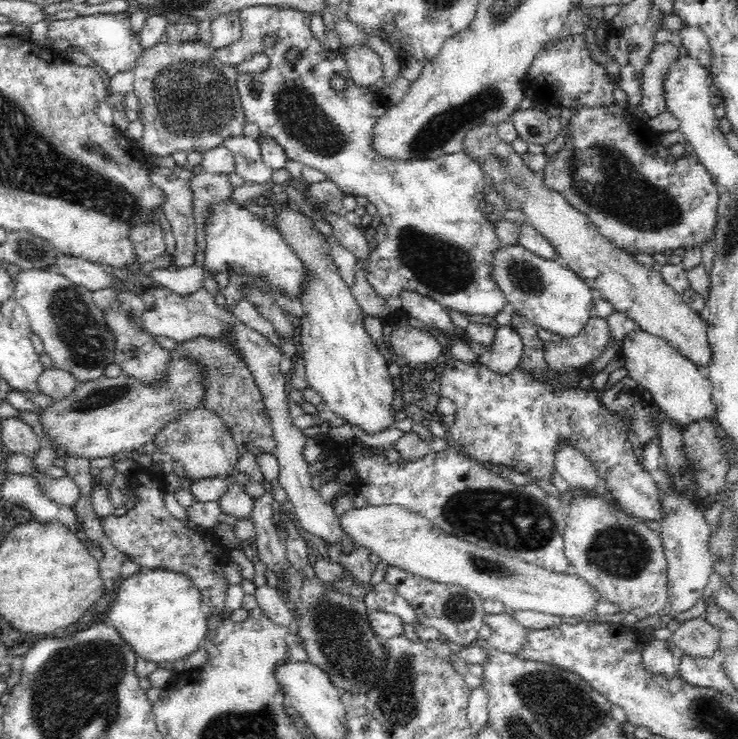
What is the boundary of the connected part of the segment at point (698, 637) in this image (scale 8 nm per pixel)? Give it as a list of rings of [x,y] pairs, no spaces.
[[[705,616],[685,620],[669,639],[684,655],[712,658],[718,652],[722,631]]]

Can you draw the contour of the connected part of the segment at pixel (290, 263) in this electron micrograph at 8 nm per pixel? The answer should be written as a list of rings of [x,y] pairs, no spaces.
[[[214,202],[210,210],[206,210],[205,233],[206,251],[204,268],[212,277],[219,273],[241,272],[242,275],[266,279],[270,286],[278,291],[284,290],[290,298],[299,299],[303,294],[302,285],[307,278],[307,267],[299,261],[297,254],[283,241],[273,226],[254,217],[245,206],[230,202]]]

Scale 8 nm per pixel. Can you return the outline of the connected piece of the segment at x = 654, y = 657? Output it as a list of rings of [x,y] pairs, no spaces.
[[[648,639],[642,654],[642,666],[652,674],[664,674],[666,678],[674,678],[679,672],[680,658],[676,658],[668,649],[668,641]]]

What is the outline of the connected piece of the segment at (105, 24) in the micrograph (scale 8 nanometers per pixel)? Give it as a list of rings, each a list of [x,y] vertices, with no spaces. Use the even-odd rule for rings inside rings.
[[[124,12],[82,16],[82,18],[74,18],[74,20],[56,20],[56,22],[49,23],[47,28],[50,41],[68,38],[72,42],[72,47],[82,48],[109,78],[122,71],[130,71],[133,74],[137,60],[145,50],[140,44],[140,36],[135,36],[130,29],[130,16],[128,13],[124,16]]]

